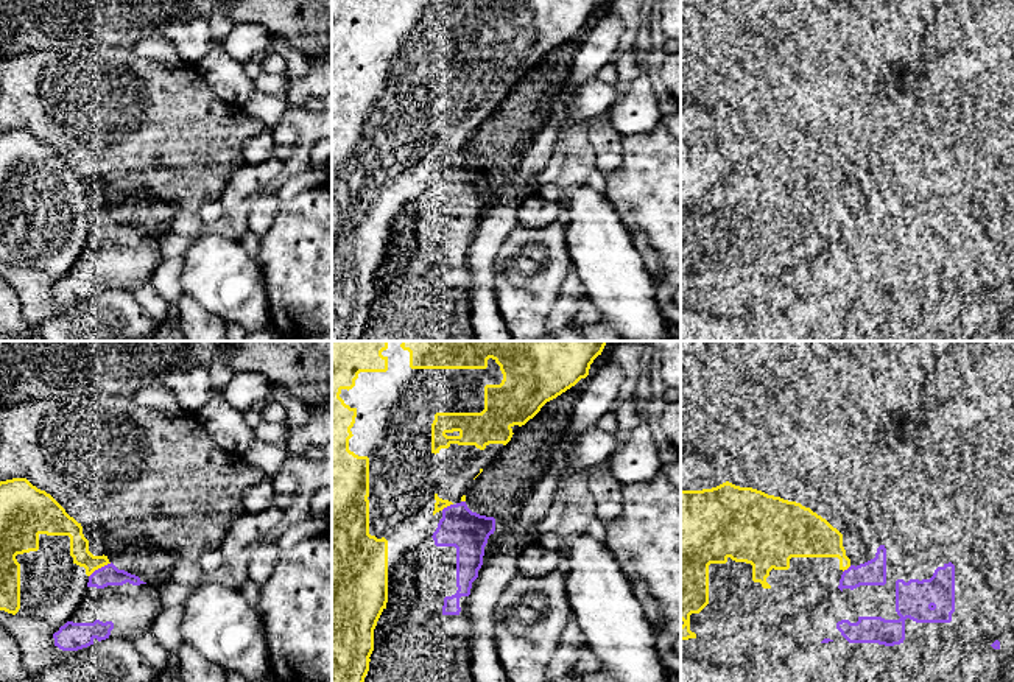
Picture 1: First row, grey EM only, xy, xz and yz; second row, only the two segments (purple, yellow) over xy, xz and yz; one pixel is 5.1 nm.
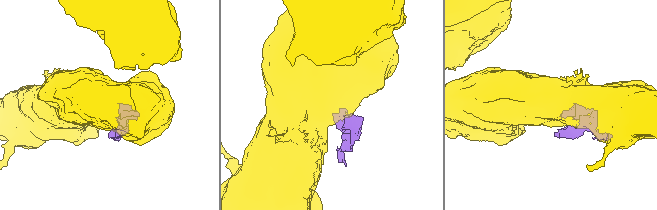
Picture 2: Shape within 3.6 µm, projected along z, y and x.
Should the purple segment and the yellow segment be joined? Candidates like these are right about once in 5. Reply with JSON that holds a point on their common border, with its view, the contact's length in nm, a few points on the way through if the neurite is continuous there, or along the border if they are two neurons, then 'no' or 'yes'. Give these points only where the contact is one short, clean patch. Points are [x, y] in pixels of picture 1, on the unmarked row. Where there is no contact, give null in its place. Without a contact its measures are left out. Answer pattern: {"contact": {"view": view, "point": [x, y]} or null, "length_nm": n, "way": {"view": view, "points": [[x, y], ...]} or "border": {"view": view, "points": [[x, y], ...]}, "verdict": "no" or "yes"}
{"contact": {"view": "xy", "point": [102, 218]}, "length_nm": 140, "verdict": "no"}

